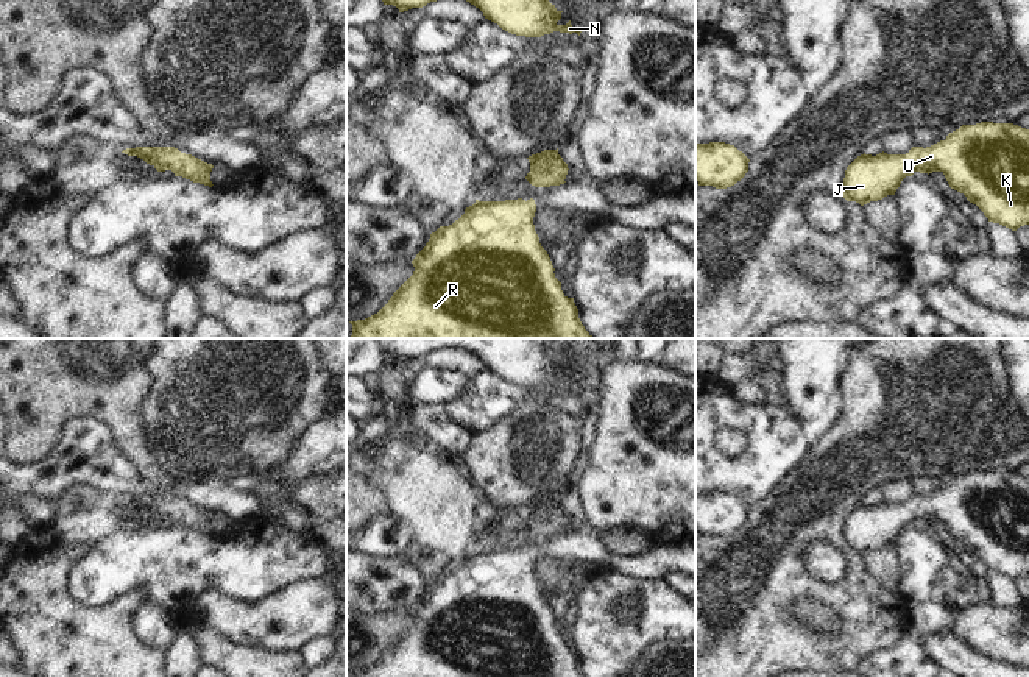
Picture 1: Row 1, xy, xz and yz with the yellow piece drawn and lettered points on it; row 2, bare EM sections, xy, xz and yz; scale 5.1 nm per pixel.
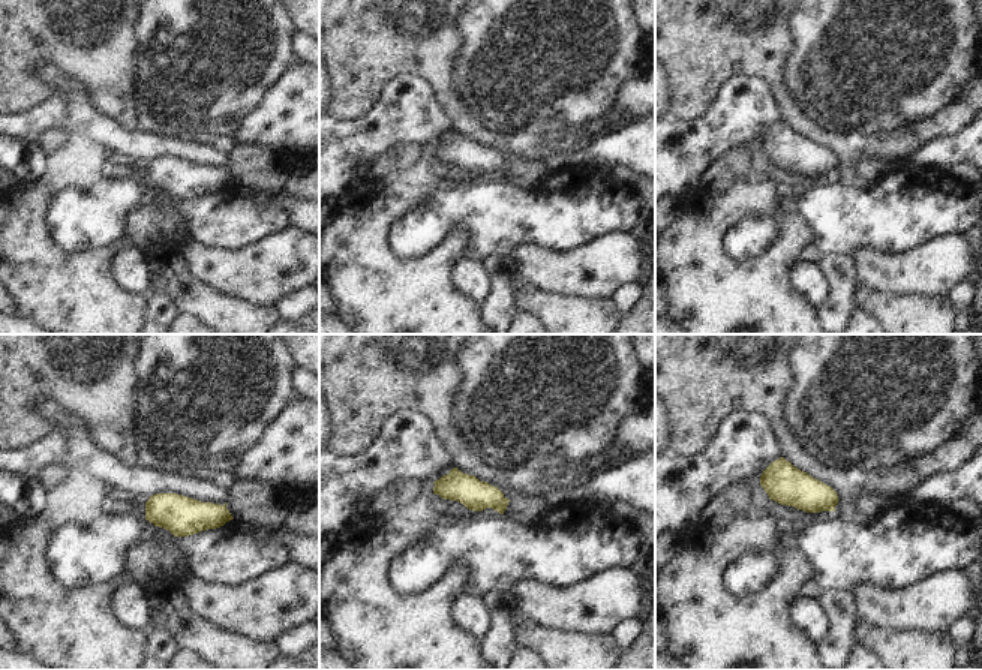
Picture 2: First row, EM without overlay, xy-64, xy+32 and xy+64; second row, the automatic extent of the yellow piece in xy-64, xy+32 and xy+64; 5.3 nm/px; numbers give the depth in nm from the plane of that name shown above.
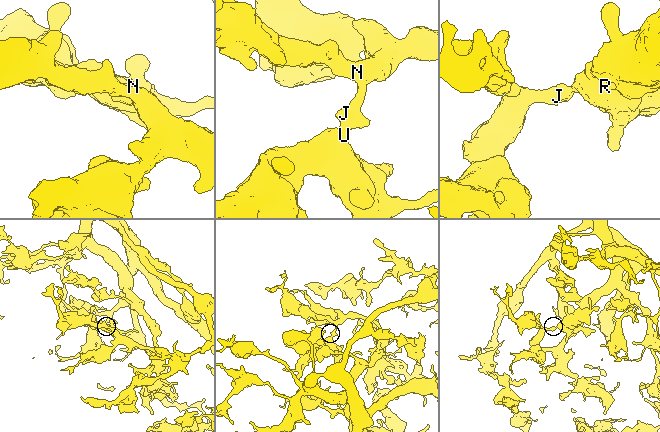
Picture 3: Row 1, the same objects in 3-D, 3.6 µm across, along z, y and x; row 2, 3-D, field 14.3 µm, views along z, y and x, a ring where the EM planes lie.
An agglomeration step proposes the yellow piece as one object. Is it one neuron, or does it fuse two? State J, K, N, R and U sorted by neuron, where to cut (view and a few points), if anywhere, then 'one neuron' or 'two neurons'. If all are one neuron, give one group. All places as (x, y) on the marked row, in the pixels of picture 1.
groups J K N R U; cut none; one neuron

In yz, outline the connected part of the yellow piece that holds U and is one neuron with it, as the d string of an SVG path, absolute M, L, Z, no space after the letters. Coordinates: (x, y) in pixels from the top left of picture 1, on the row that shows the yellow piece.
M1013 123L962 125L931 147L912 147L906 154L861 154L845 170L842 197L861 206L895 195L901 181L915 172L942 172L951 189L976 204L988 222L1012 231L1029 225L1029 129Z

